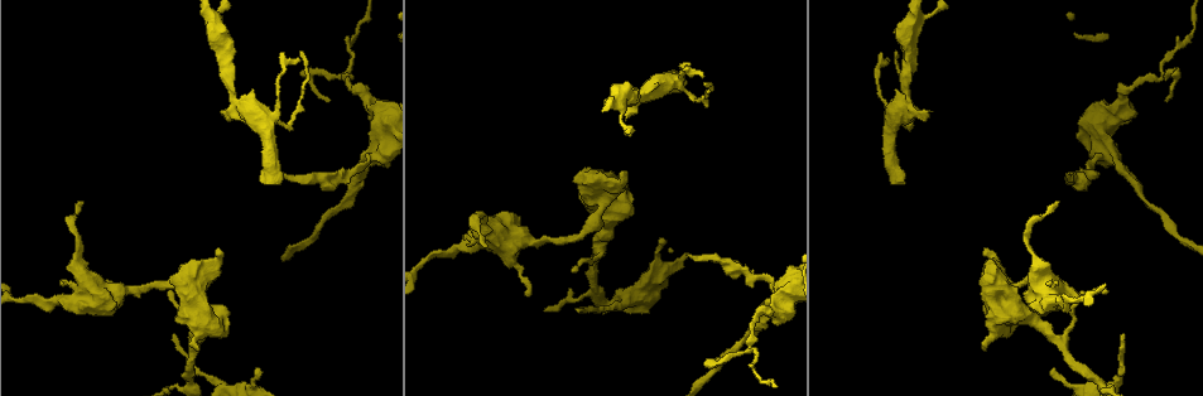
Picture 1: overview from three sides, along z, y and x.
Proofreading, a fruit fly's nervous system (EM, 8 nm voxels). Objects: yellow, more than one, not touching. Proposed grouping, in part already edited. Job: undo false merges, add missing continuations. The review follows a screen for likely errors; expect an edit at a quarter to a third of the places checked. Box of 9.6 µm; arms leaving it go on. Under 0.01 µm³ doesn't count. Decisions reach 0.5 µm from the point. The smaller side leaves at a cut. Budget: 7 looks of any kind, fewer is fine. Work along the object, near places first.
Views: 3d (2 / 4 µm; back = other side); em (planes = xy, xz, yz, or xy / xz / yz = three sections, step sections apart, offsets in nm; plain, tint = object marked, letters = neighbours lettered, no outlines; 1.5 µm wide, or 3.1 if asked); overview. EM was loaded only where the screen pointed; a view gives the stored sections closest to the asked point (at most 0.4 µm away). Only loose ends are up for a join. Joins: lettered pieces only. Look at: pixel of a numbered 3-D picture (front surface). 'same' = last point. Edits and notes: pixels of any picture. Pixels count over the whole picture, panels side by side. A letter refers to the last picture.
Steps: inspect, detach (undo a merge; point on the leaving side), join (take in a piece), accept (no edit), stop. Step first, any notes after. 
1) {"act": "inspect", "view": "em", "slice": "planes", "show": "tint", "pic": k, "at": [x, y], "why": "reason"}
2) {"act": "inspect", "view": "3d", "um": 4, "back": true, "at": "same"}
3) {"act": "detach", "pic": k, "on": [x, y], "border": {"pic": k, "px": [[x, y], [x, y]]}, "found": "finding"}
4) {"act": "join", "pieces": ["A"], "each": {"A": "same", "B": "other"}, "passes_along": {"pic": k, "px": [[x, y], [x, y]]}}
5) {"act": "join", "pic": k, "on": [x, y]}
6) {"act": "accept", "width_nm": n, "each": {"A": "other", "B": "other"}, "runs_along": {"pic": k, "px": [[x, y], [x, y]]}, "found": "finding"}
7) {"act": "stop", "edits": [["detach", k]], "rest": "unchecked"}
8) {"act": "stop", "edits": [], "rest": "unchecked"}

{"act": "inspect", "view": "3d", "um": 4, "pic": 1, "at": [222, 112]}

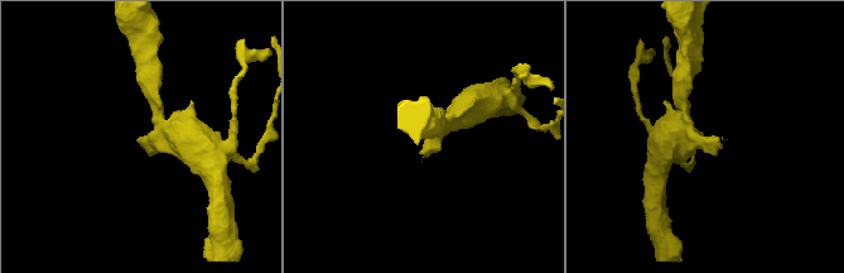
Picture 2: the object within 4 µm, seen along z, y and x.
{"act": "inspect", "view": "em", "slice": "xz", "step": 4, "show": "letters", "pic": 2, "at": [138, 141], "why": "now the EM"}

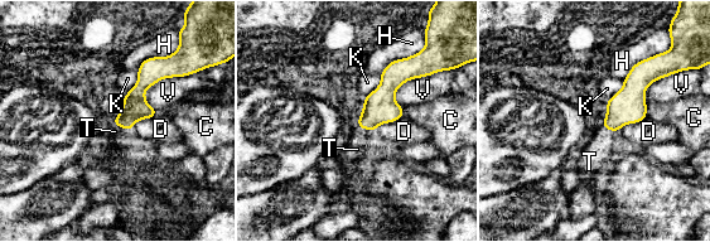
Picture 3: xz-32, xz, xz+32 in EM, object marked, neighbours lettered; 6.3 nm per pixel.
{"act": "join", "pieces": ["T"], "each": {"C": "other", "D": "other", "H": "other", "K": "other", "T": "same", "V": "other"}, "passes_along": {"pic": 3, "px": [[378, 107], [363, 129], [357, 149]]}, "found": "the neuron continues"}

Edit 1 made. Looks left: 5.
{"act": "inspect", "view": "3d", "um": 4, "pic": 1, "at": [889, 59], "why": "thin end"}

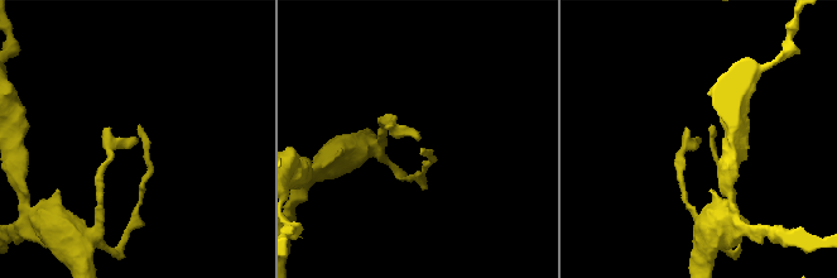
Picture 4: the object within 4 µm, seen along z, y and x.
{"act": "inspect", "view": "em", "slice": "xz", "step": 4, "show": "plain", "pic": 4, "at": [136, 141]}

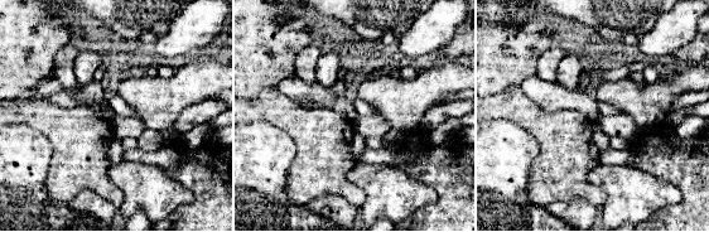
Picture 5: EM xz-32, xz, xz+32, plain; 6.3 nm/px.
{"act": "inspect", "view": "em", "slice": "xz", "step": 4, "show": "letters", "at": "same", "why": "what lies round it"}

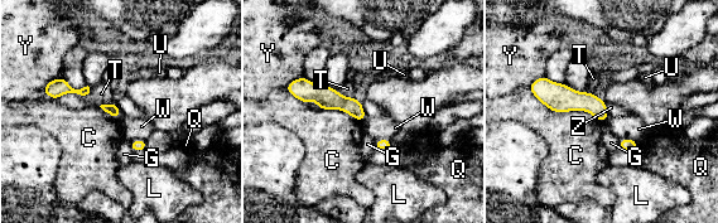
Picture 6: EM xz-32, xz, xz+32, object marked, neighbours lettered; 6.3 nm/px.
{"act": "accept", "longest_contact_nm": ["C", 500], "each": {"C": "other", "G": "other", "L": "other", "Q": "other", "T": "other", "U": "other", "W": "other", "Y": "other", "Z": "other"}, "found": "none of them fits"}

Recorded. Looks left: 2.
{"act": "inspect", "view": "em", "slice": "planes", "show": "letters", "pic": 1, "at": [530, 293], "why": "thin end"}

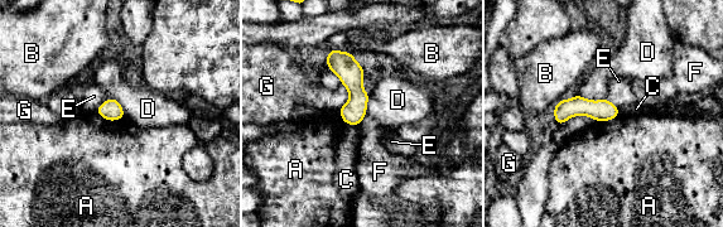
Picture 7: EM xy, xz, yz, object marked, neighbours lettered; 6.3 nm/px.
{"act": "accept", "each": {"A": "other", "B": "other", "C": "other", "D": "other", "E": "other", "F": "other", "G": "other"}, "border": {"pic": 7, "px": [[579, 93], [593, 100], [606, 98]]}, "found": "no lettered piece goes on from it"}

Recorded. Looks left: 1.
{"act": "stop", "edits": [["join", 3]], "rest": "unchecked"}

